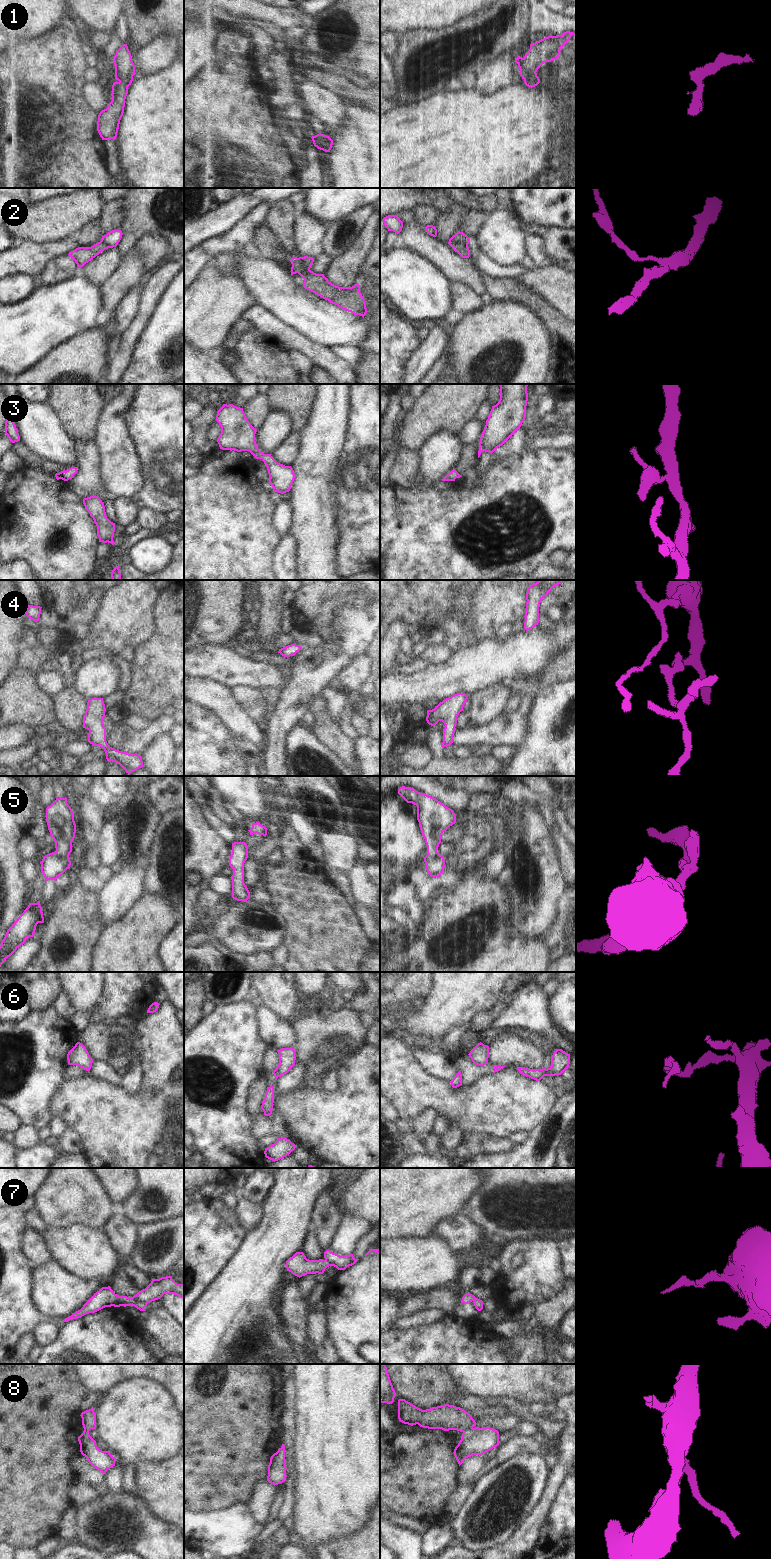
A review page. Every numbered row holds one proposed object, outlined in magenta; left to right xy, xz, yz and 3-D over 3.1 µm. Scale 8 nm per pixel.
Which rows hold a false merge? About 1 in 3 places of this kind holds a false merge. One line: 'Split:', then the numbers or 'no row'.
Split: 2, 6, 7, 8

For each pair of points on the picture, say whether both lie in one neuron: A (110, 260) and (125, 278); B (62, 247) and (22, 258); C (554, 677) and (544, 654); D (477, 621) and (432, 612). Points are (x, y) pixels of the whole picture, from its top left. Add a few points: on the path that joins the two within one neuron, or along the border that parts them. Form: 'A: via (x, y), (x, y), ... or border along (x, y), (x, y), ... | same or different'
A: border along (122, 257), (115, 270), (101, 285) | different
B: via (52, 250), (32, 258) | same
C: border along (565, 650), (560, 652), (539, 676), (528, 677) | different
D: border along (455, 607), (436, 627) | different

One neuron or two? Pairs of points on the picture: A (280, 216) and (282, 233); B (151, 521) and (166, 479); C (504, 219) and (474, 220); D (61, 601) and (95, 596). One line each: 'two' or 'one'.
A: one
B: two
C: two
D: one

